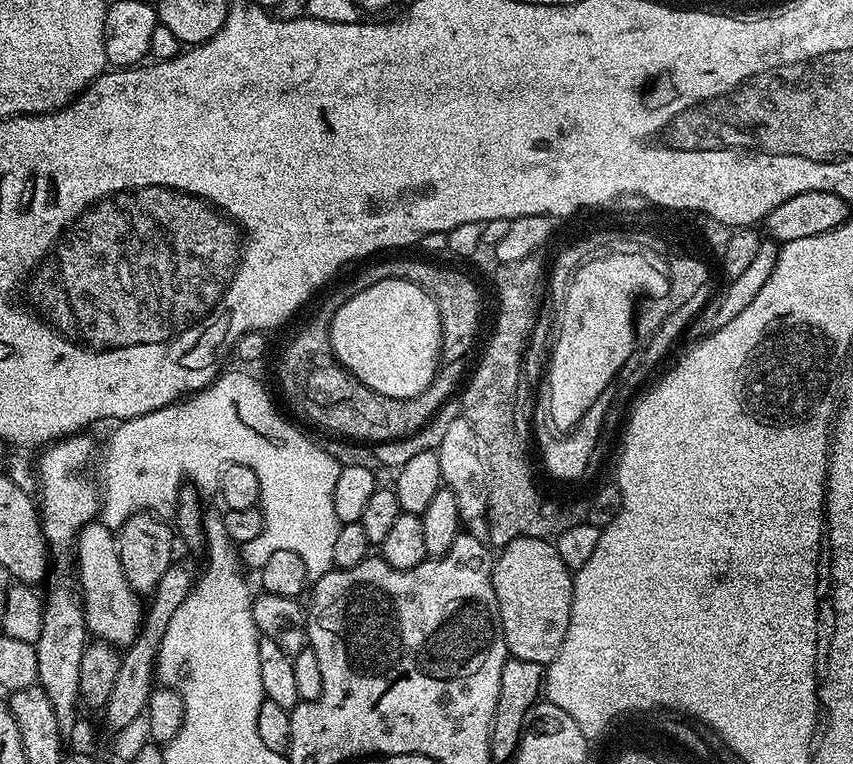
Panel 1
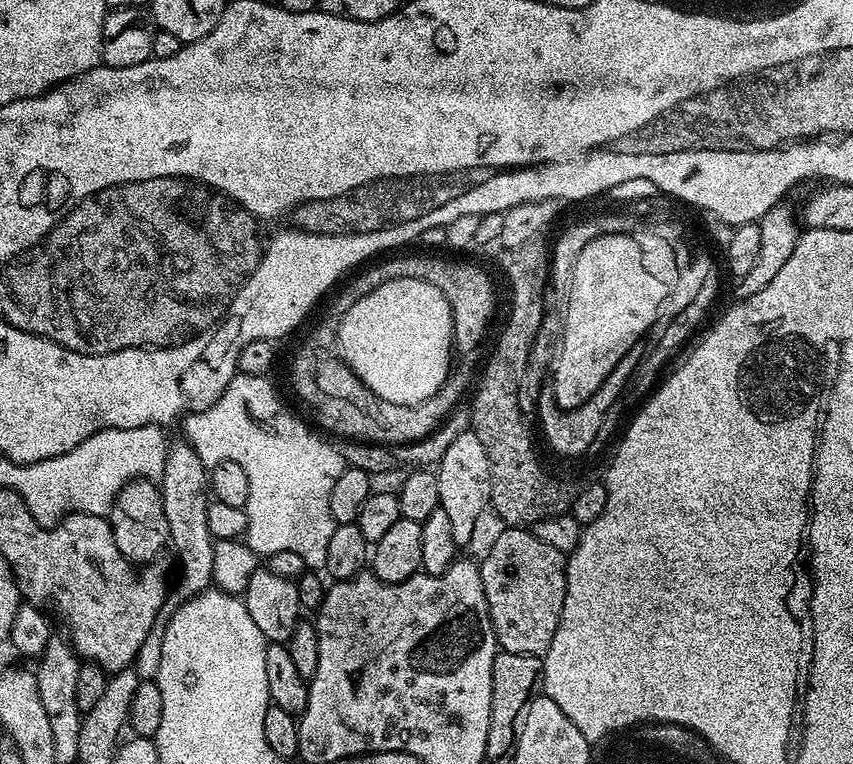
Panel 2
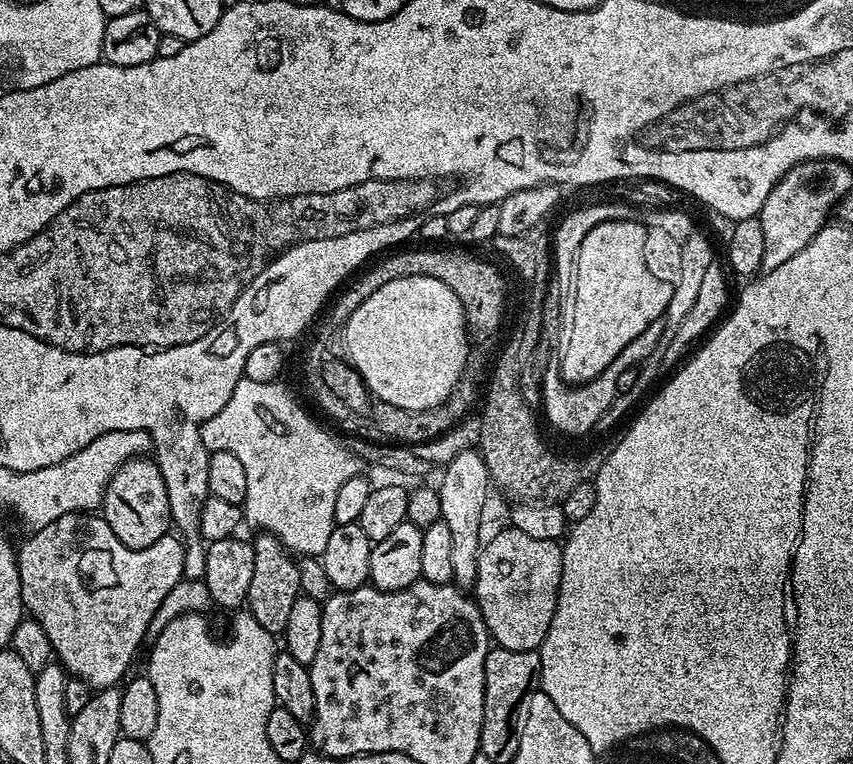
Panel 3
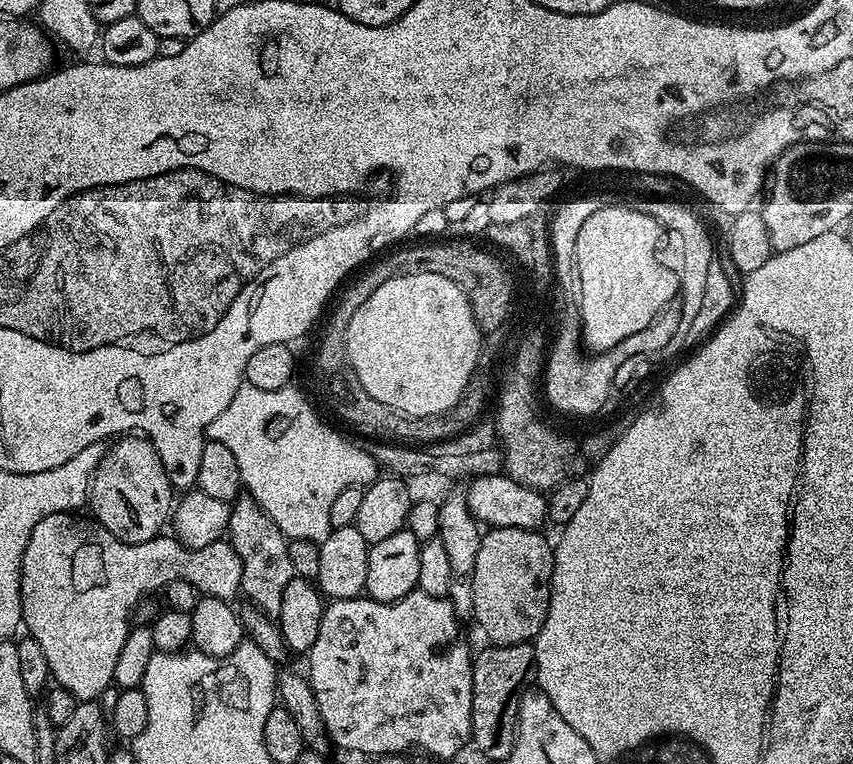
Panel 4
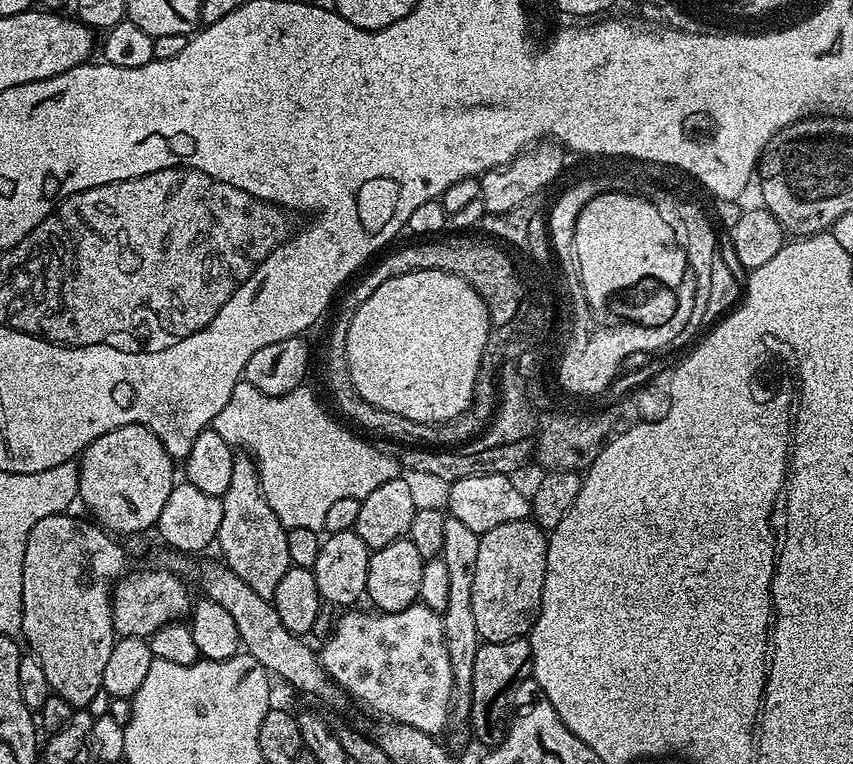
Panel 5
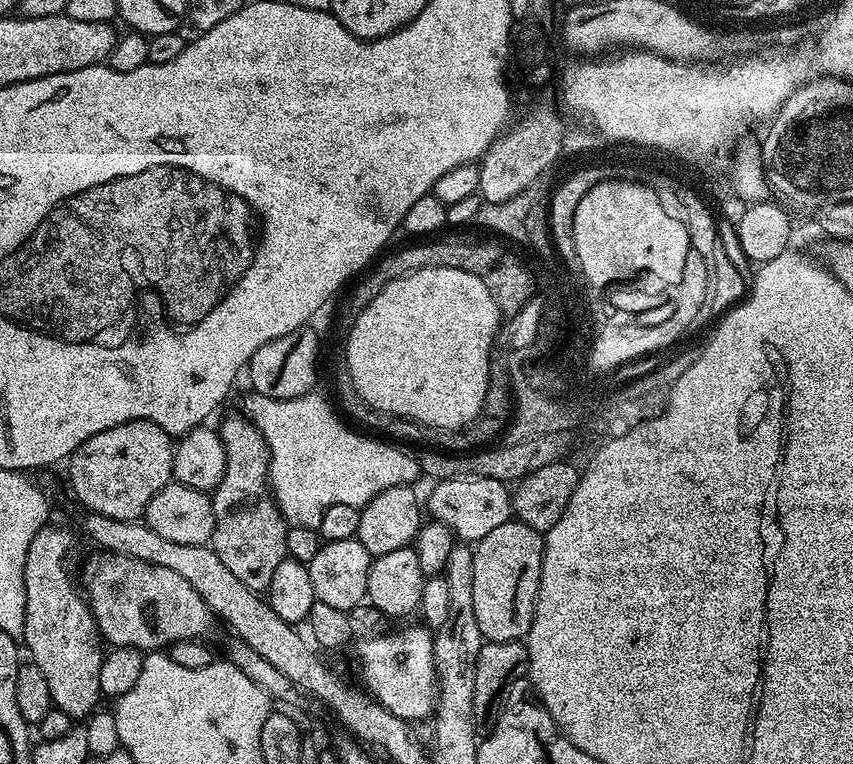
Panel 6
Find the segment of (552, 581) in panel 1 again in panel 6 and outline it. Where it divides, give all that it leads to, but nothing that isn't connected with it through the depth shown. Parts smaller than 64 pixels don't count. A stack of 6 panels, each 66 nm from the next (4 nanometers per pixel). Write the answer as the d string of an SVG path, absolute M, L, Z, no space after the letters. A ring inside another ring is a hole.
M511 518L476 541L472 553L474 554L474 618L478 618L478 630L484 635L485 641L523 641L532 625L532 615L536 613L536 599L540 589L544 557L544 533L526 526L521 520Z

